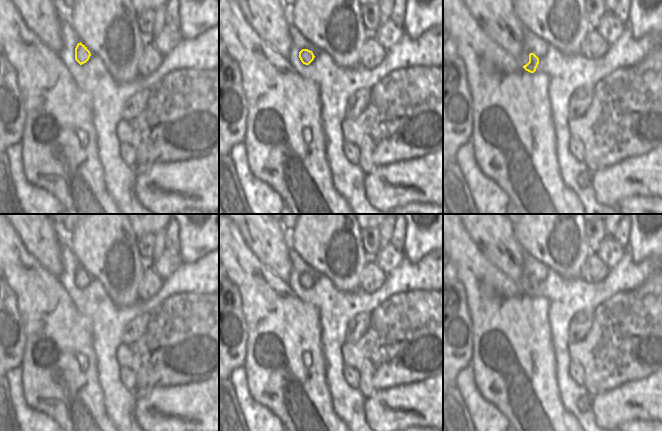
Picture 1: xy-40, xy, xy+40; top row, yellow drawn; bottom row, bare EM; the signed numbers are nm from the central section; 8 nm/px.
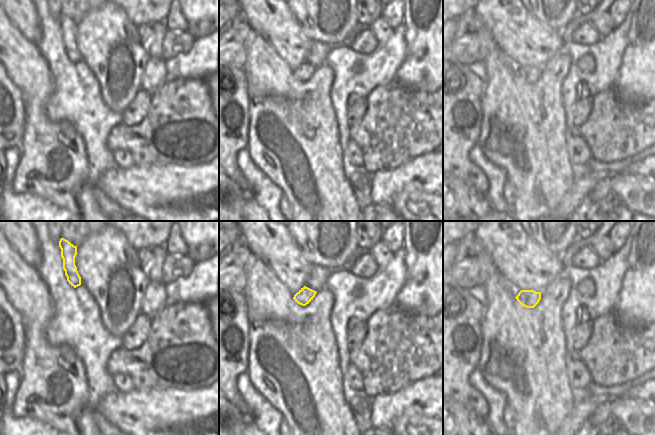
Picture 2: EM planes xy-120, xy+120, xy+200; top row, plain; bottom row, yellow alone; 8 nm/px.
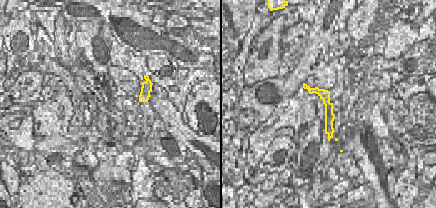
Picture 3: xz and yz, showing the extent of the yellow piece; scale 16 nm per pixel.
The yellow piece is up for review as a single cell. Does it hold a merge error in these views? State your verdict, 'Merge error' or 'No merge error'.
No merge error

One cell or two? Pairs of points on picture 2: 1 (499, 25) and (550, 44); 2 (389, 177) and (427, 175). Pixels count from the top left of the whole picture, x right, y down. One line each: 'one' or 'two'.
1: one
2: one

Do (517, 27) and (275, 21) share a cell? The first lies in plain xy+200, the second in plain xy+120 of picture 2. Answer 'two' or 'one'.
one

